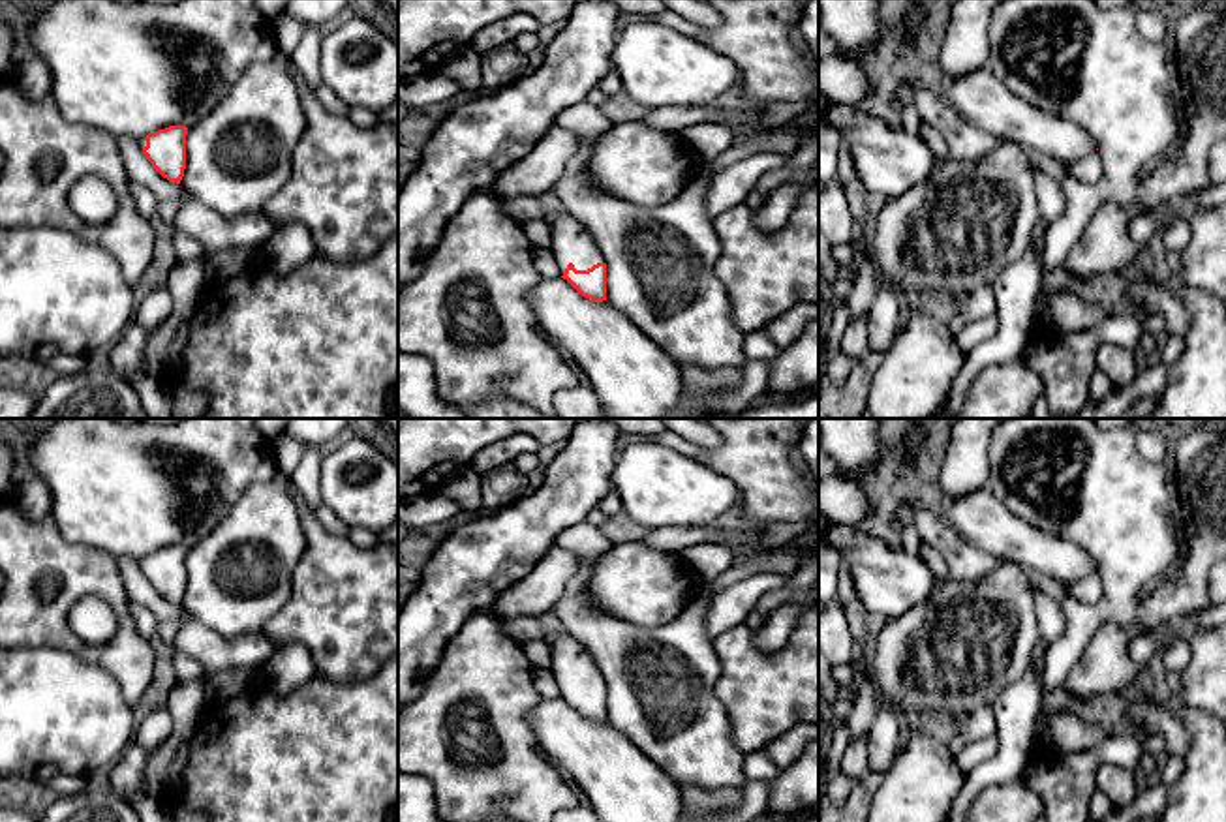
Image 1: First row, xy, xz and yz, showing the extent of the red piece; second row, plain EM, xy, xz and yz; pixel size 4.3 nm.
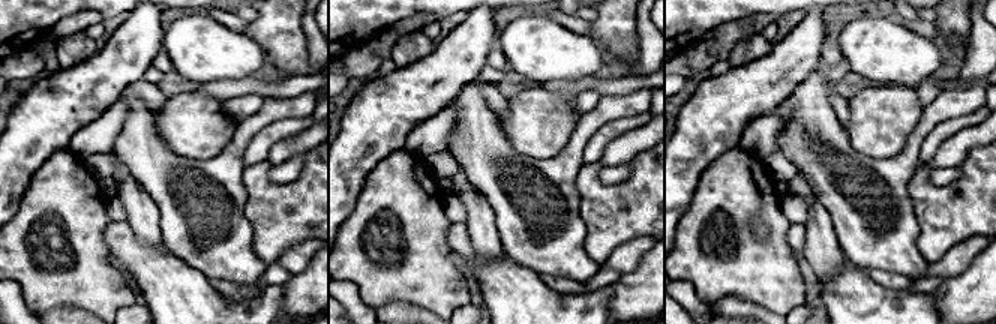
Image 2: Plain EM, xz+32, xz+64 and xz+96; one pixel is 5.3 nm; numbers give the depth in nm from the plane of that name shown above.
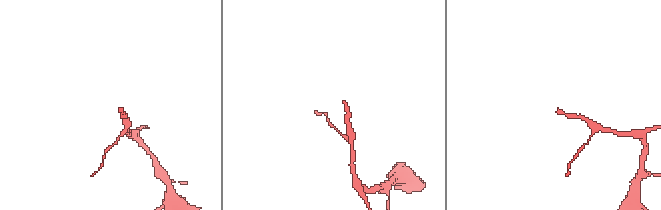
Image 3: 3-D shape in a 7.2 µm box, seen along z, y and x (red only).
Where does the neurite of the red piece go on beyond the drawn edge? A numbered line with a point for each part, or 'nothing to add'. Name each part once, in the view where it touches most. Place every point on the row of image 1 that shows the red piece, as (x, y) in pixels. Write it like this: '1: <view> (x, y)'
1: xz (571, 243)

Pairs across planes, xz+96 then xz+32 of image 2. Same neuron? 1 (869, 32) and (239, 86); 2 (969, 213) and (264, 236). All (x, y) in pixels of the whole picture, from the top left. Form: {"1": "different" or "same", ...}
{"1": "different", "2": "same"}

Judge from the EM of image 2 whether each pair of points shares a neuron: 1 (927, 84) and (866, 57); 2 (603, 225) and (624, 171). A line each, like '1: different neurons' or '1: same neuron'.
1: different neurons
2: different neurons

